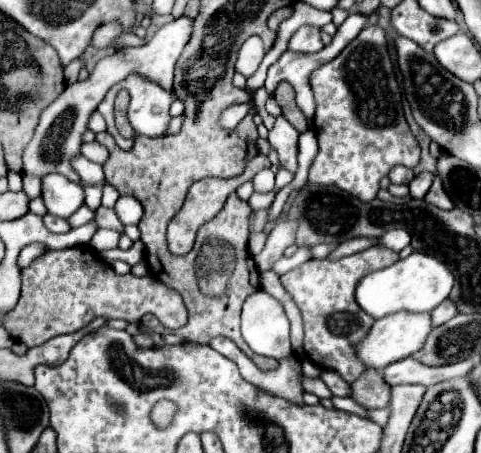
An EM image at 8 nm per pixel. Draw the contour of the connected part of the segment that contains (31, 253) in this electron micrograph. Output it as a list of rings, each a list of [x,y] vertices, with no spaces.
[[[31,244],[31,246],[27,246],[27,248],[21,252],[21,256],[19,256],[19,264],[25,266],[21,258],[29,258],[29,264],[31,264],[31,262],[37,260],[39,256],[43,256],[47,250],[49,250],[49,248],[47,248],[45,244]]]

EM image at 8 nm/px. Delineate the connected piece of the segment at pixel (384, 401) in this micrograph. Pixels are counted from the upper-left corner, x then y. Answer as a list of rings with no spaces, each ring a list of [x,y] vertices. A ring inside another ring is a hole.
[[[369,368],[353,384],[353,398],[365,408],[385,408],[391,402],[391,386],[383,380],[381,370]]]

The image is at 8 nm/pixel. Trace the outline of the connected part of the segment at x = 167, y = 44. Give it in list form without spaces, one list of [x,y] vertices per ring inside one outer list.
[[[181,16],[181,18],[165,24],[145,46],[125,48],[121,52],[105,56],[103,60],[99,60],[99,64],[95,66],[93,74],[87,80],[67,86],[63,90],[63,94],[43,110],[39,126],[35,130],[35,136],[23,152],[23,172],[35,174],[35,176],[41,176],[41,178],[45,174],[59,172],[65,178],[69,178],[71,182],[79,182],[79,176],[69,166],[69,160],[79,154],[81,144],[83,144],[81,136],[87,130],[89,116],[97,108],[97,104],[105,98],[107,90],[115,82],[123,80],[127,74],[133,74],[133,72],[161,84],[167,90],[173,90],[173,66],[175,66],[177,58],[181,56],[185,44],[189,42],[191,34],[193,34],[193,22],[185,16]]]

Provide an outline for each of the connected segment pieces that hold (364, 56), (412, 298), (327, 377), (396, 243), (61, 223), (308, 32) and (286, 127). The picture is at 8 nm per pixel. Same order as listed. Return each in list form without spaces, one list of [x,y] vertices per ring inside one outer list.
[[[367,26],[335,60],[319,66],[317,72],[309,76],[309,84],[317,104],[313,126],[319,138],[319,154],[309,168],[309,184],[337,186],[351,196],[369,202],[377,196],[379,180],[387,176],[393,166],[401,164],[415,168],[419,164],[421,148],[403,116],[401,90],[387,52],[387,36],[379,26]]]
[[[413,252],[405,260],[399,260],[389,268],[365,276],[359,282],[355,296],[357,296],[357,304],[361,304],[361,308],[369,312],[373,318],[389,316],[399,310],[431,312],[435,306],[439,306],[443,300],[449,298],[453,284],[455,284],[455,276],[445,260],[425,252]]]
[[[323,370],[321,372],[321,380],[327,384],[327,388],[333,392],[333,396],[341,396],[341,398],[345,398],[345,396],[351,396],[349,392],[349,384],[337,374],[337,372],[333,372],[333,370]]]
[[[401,228],[389,230],[387,234],[381,236],[381,244],[387,246],[387,248],[393,248],[395,252],[401,252],[405,246],[409,246],[409,242],[411,242],[409,232],[405,232],[405,230],[401,230]]]
[[[45,214],[45,216],[43,216],[43,224],[45,224],[45,228],[47,228],[49,232],[53,232],[53,234],[65,234],[65,232],[71,230],[71,226],[67,224],[67,220],[57,218],[57,216],[51,216],[51,214]]]
[[[303,26],[291,36],[287,50],[293,50],[293,52],[317,52],[317,50],[323,48],[323,42],[321,42],[319,34],[321,34],[321,30],[313,28],[313,26]]]
[[[283,116],[277,118],[273,130],[269,132],[269,142],[277,150],[281,166],[289,172],[297,170],[297,138],[299,132]]]

